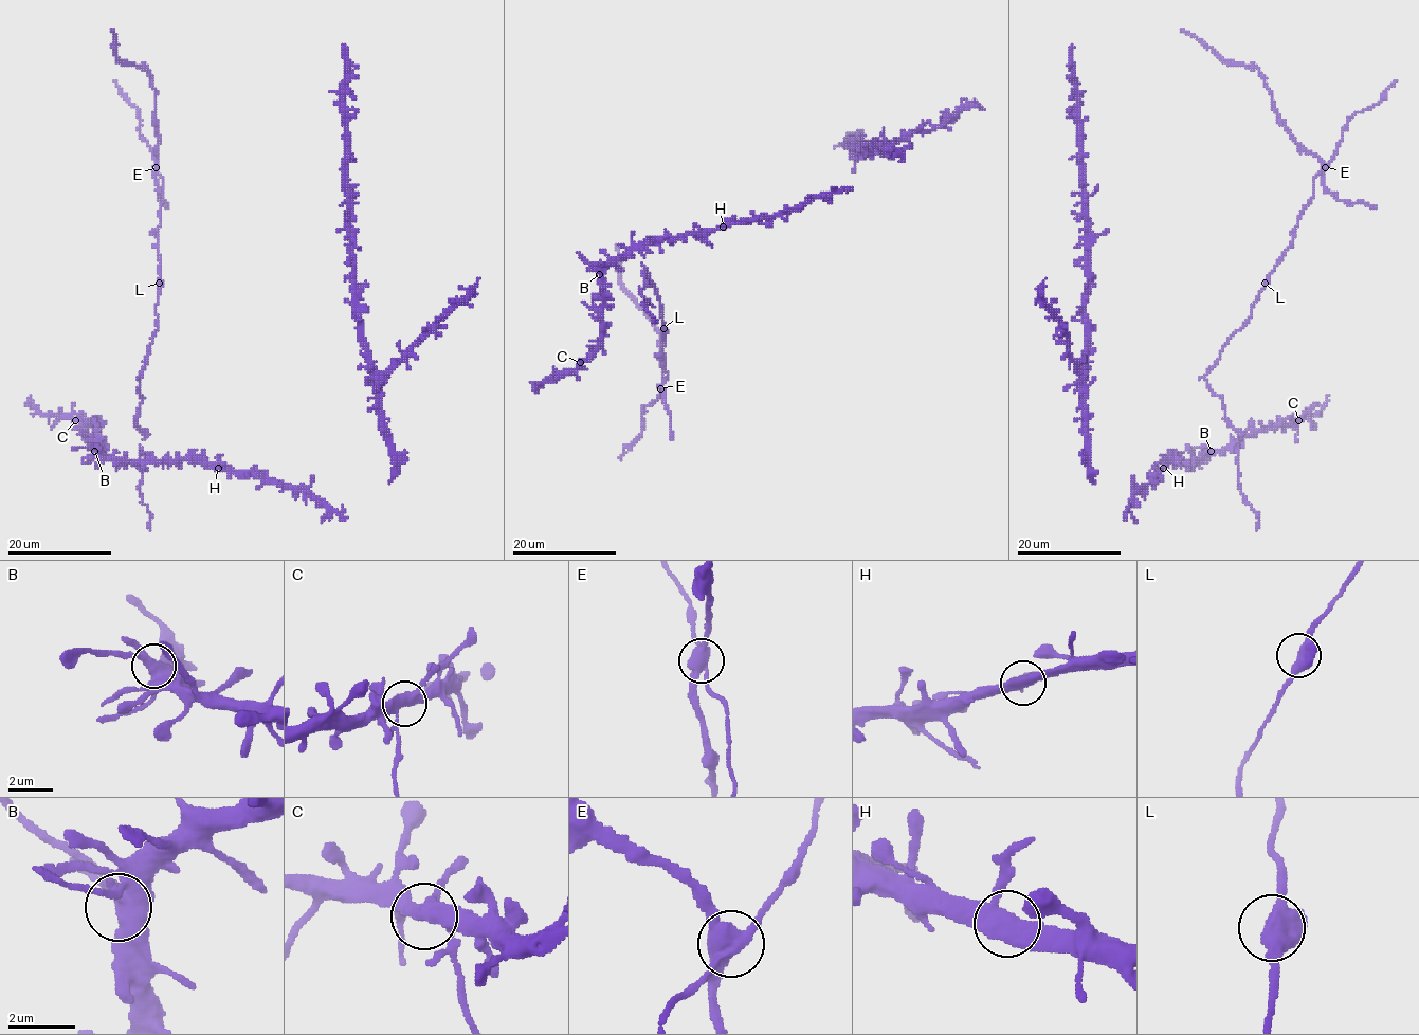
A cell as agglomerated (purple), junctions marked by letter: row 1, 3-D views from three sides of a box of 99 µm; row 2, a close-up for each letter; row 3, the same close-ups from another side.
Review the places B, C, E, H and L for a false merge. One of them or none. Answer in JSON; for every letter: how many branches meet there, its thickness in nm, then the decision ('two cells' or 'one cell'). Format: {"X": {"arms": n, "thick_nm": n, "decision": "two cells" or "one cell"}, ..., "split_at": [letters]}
{"B": {"arms": 3, "thick_nm": 440, "decision": "one cell"}, "C": {"arms": 3, "thick_nm": 400, "decision": "one cell"}, "E": {"arms": 3, "thick_nm": 480, "decision": "two cells"}, "H": {"arms": 3, "thick_nm": 440, "decision": "one cell"}, "L": {"arms": 3, "thick_nm": 420, "decision": "one cell"}, "split_at": ["E"]}

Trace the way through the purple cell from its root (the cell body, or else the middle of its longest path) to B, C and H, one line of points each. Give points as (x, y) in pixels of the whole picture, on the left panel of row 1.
B: (177, 459), (114, 460), (94, 451)
C: (177, 459), (109, 460), (98, 452), (97, 430), (75, 420)
H: (177, 459), (200, 459), (218, 468)

